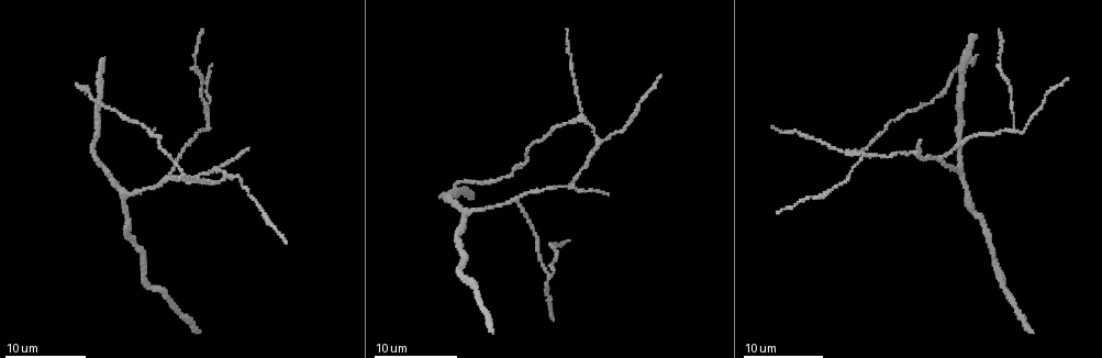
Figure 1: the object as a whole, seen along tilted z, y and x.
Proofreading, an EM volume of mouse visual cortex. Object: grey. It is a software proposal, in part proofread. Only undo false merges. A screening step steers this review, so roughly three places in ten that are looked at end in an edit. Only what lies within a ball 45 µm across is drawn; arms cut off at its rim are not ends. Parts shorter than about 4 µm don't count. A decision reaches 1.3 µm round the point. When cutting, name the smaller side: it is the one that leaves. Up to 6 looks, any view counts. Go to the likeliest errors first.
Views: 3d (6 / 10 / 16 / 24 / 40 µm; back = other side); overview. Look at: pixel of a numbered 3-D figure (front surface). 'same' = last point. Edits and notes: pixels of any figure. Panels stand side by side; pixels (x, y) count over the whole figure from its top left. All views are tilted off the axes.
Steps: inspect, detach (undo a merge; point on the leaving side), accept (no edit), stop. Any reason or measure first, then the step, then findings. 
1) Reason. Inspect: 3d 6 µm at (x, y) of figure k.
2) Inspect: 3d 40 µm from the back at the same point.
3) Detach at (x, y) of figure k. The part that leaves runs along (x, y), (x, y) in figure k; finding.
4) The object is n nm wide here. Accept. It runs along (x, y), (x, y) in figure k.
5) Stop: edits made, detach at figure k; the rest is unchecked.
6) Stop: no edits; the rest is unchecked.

Three arms meet. Inspect: 3d 16 µm at (847, 153) of figure 1.

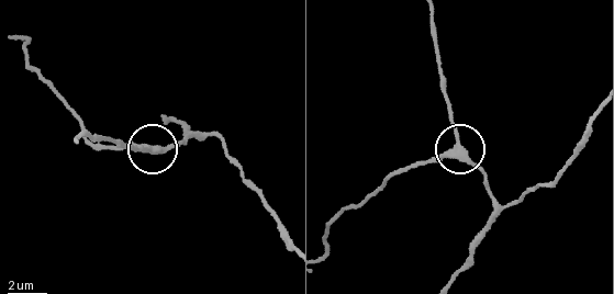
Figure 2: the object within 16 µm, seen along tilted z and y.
Inspect: 3d 16 µm from the back at (454, 144) of figure 2.

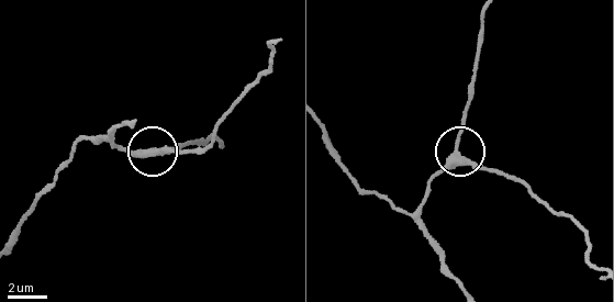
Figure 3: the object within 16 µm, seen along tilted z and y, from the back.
3 arms meet here. Accept. It runs along (462, 286), (424, 225), (422, 205), (457, 156), (465, 109) in figure 3; continuous, no second neuron.

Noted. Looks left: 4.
Three arms meet. Inspect: 3d 16 µm at (940, 155) of figure 1.

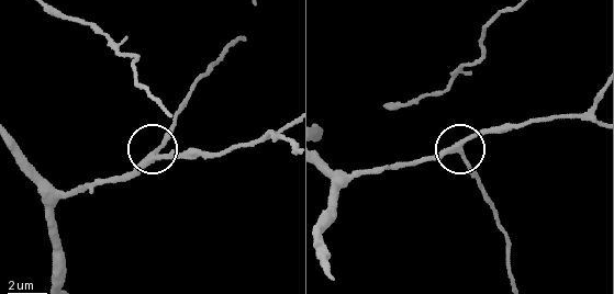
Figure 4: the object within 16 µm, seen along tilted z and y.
3 arms meet here. Accept. It runs along (257, 143), (245, 142), (212, 155), (153, 151), (178, 105) in figure 4; one neuron here.

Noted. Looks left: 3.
Three arms meet. Inspect: 3d 10 µm at (1012, 128) of figure 1.

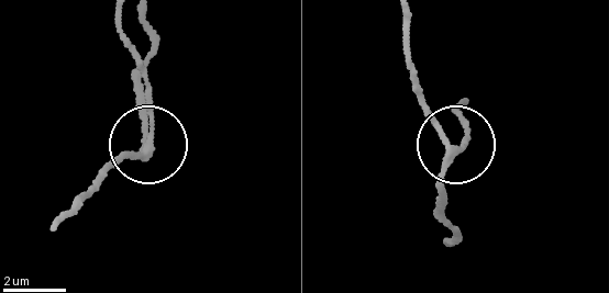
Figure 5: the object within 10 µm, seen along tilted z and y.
Inspect: 3d 6 µm at (451, 150) of figure 5.

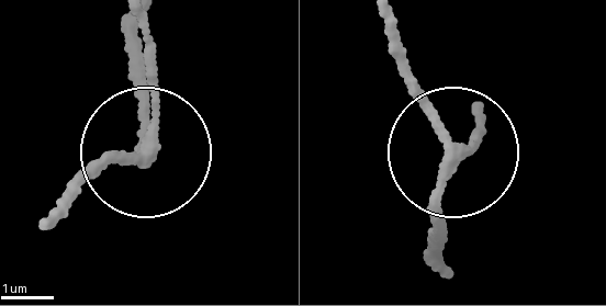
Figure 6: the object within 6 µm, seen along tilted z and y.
The side arm is 11 µm long; 3 arms meet here. Accept. All the same neuron.

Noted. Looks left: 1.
Stop: no edits; the rest is unchecked.

